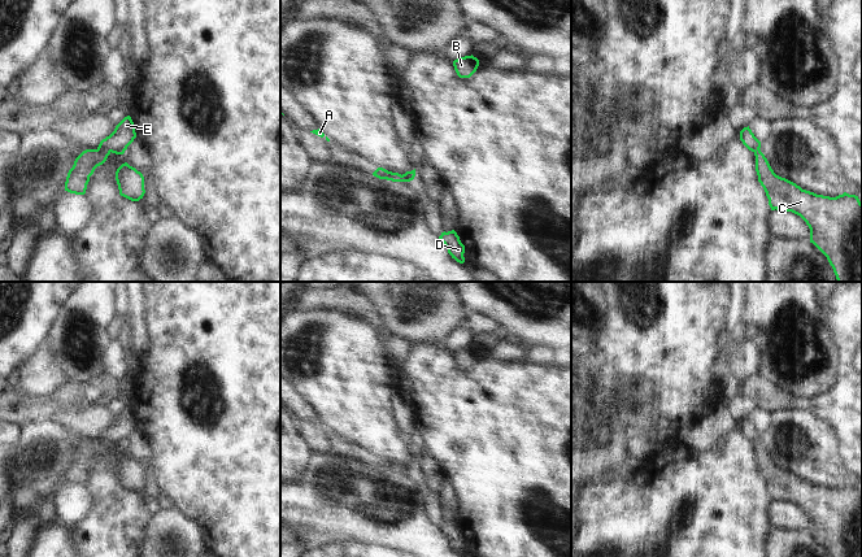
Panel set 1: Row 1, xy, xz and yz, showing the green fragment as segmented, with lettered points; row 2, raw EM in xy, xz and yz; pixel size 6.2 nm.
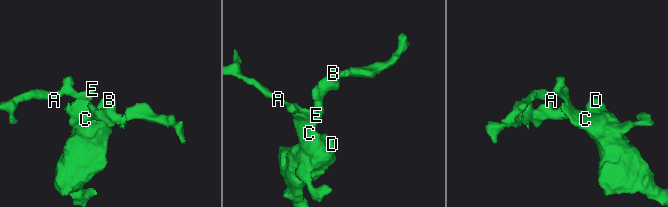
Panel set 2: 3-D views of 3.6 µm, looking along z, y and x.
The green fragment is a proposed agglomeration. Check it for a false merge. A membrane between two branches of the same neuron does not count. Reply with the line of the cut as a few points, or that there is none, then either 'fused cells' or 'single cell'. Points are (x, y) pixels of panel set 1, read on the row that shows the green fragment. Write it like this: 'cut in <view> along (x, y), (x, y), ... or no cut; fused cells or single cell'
cut in xy along (98, 148), (105, 148), (109, 152); fused cells

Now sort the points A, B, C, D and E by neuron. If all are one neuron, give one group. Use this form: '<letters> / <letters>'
A E / B C D

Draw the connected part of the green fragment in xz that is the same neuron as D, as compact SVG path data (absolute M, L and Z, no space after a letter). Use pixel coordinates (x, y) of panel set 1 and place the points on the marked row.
M454 230L441 232L439 239L444 243L452 258L454 258L460 264L465 262L465 245L461 243L460 236Z

